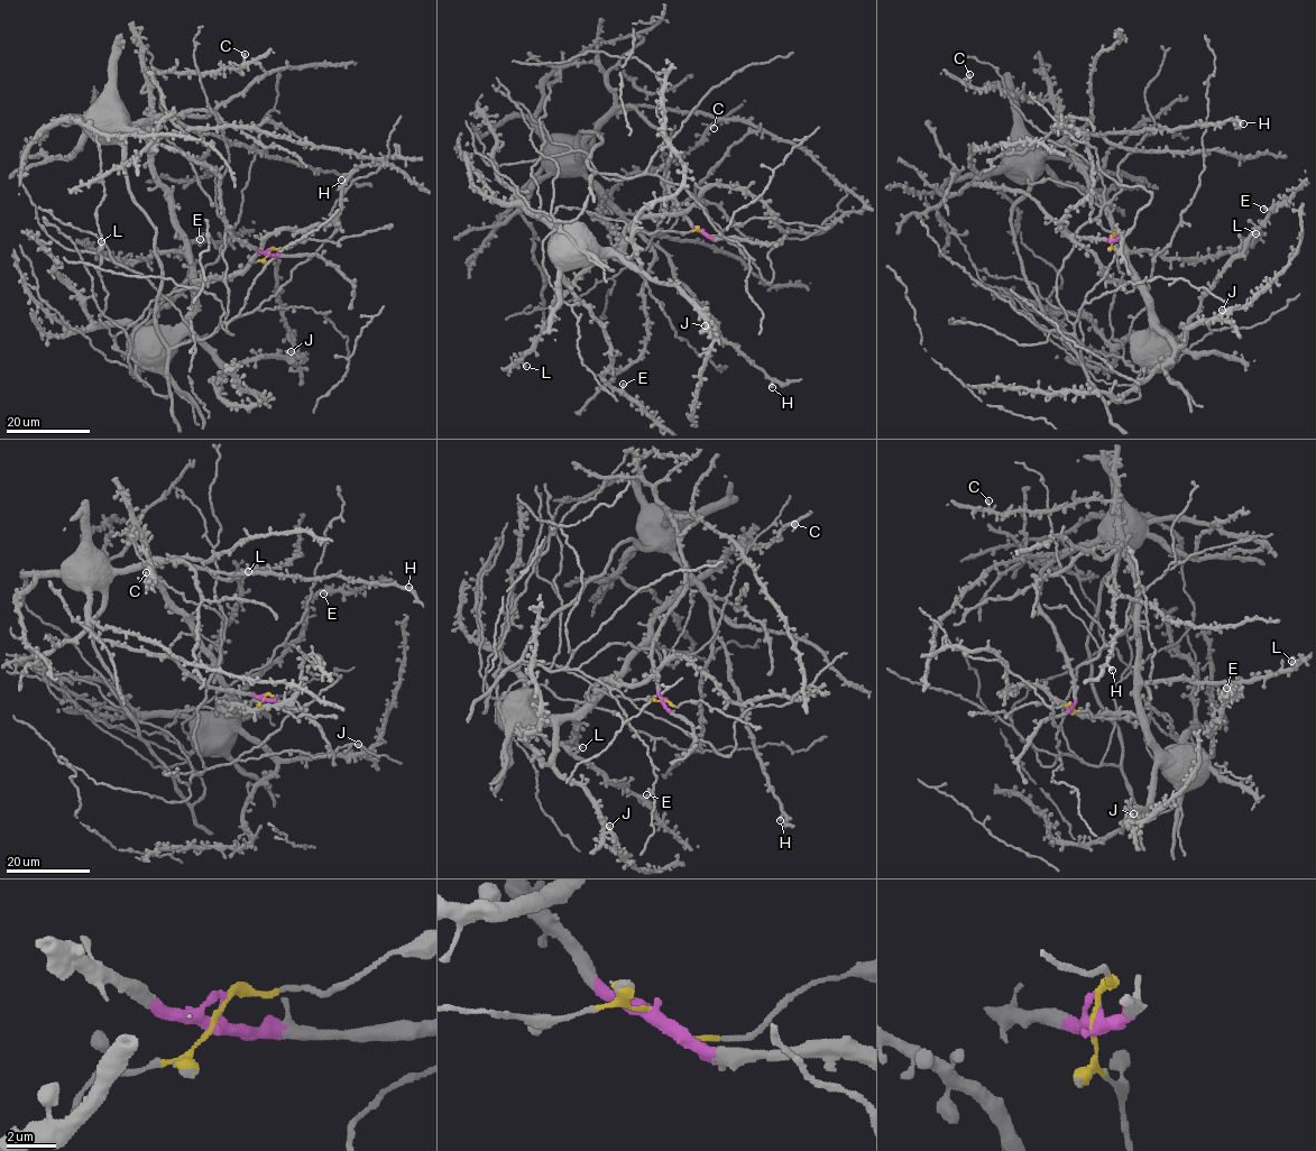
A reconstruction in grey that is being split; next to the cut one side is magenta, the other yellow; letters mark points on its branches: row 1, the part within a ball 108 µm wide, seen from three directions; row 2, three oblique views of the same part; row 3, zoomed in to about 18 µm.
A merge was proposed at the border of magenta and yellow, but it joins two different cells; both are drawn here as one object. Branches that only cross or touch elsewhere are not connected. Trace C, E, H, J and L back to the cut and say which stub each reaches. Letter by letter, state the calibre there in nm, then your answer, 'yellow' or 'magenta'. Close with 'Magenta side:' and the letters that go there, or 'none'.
C: calibre 400 nm; yellow
E: calibre 400 nm; yellow
H: calibre 500 nm; magenta
J: calibre 550 nm; yellow
L: calibre 480 nm; yellow
Magenta side: H

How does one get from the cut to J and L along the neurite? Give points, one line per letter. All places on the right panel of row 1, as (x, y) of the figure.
J: (1112, 239), (1121, 282), (1141, 291), (1152, 323), (1177, 346), (1190, 328), (1223, 310)
L: (1112, 239), (1121, 282), (1132, 279), (1130, 252), (1188, 260), (1240, 250), (1255, 232)

